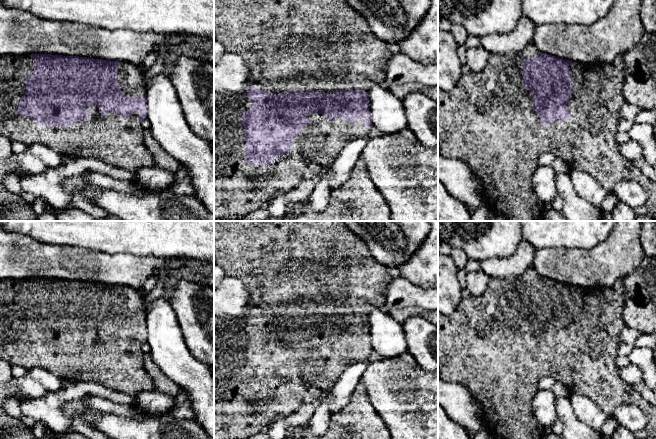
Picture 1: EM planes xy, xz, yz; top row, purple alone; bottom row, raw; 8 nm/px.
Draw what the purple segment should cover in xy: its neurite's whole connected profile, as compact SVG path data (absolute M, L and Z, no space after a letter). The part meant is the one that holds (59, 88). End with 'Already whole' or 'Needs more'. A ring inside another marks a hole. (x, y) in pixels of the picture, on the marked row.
M51 54L0 56L0 134L26 144L42 144L59 155L92 157L136 172L154 166L143 144L142 121L147 118L145 80L139 68L127 62Z. Needs more

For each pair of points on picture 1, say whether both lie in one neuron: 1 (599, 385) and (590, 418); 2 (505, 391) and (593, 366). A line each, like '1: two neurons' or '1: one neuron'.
1: two neurons
2: one neuron

